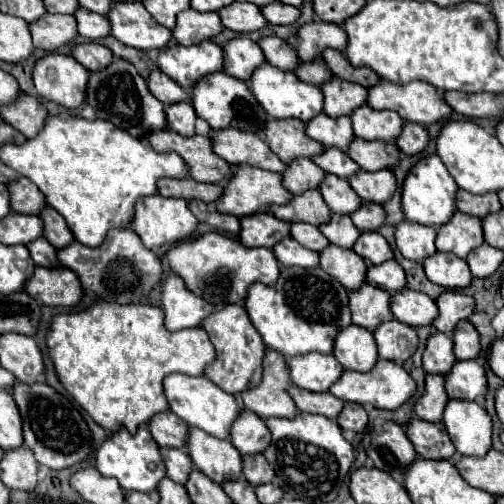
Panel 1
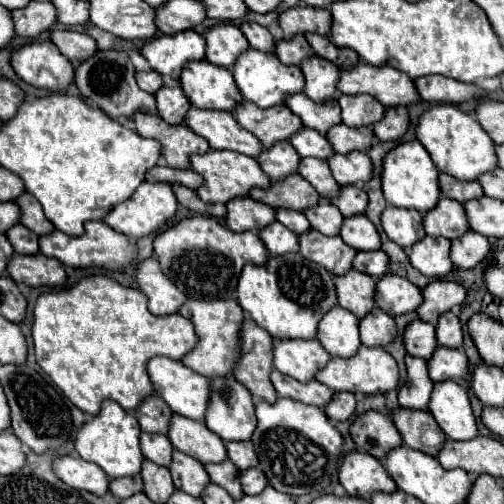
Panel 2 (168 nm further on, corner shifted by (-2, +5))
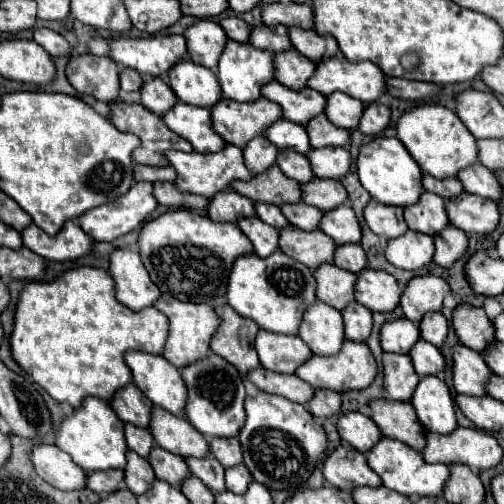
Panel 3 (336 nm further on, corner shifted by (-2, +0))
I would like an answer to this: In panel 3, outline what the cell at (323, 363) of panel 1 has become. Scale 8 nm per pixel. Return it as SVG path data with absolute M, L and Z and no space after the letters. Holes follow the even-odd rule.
M258 330L254 348L264 368L282 374L294 374L312 356L312 350L298 336L270 334L266 330Z

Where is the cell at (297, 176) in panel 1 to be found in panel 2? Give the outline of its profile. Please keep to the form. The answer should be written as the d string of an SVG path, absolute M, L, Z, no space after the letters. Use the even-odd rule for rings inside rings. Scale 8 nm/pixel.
M280 141L272 149L266 149L262 153L258 157L258 163L260 163L260 167L264 169L264 173L272 181L282 181L288 175L298 173L300 157L298 157L298 151L292 149L290 141Z

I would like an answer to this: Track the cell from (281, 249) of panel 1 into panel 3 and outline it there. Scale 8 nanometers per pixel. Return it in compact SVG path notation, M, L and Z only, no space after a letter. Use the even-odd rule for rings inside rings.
M242 218L242 222L236 224L252 242L256 256L266 258L278 250L278 230L264 224L260 218Z

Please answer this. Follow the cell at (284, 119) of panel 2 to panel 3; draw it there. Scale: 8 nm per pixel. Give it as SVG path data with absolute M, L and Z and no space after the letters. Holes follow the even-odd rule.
M222 98L210 108L210 116L212 130L218 136L238 148L244 148L254 136L262 136L272 122L280 120L282 110L266 98L258 98L258 102L234 102Z

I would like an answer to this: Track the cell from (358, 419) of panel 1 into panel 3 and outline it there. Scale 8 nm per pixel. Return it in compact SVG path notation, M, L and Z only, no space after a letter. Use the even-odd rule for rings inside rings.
M314 390L314 396L306 404L306 408L314 418L324 420L324 416L340 412L340 394L334 390Z

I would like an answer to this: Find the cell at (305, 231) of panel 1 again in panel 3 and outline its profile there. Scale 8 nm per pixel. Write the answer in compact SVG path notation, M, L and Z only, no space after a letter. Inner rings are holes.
M256 202L256 204L254 204L254 210L256 210L256 216L258 216L262 222L266 222L266 224L270 224L270 226L274 226L274 228L284 228L284 226L290 224L290 222L284 218L284 214L280 212L280 208L274 206L274 204Z

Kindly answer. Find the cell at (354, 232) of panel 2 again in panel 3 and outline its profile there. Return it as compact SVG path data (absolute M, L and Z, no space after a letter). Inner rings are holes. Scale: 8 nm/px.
M338 206L330 212L324 212L320 230L334 238L336 244L358 244L360 242L360 224L350 206Z

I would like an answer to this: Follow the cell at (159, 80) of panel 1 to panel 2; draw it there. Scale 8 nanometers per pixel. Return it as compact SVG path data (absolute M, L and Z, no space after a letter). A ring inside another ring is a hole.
M148 71L148 73L136 73L136 81L140 85L140 89L148 93L156 93L158 89L162 89L164 81L156 71Z

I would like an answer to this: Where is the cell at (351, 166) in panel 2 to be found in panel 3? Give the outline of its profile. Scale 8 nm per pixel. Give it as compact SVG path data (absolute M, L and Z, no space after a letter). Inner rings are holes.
M324 146L324 148L312 148L310 154L306 154L310 160L310 166L318 178L340 178L350 168L350 154L348 150L340 146Z

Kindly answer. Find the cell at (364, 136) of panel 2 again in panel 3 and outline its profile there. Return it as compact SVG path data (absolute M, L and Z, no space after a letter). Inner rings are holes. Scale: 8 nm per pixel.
M324 114L314 116L306 124L306 132L310 138L312 148L324 148L324 146L346 146L350 142L350 132L344 128L334 126Z

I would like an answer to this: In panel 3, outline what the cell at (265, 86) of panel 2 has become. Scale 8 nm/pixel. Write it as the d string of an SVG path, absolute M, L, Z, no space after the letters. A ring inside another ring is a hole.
M226 40L222 56L218 60L218 82L222 88L222 96L236 102L254 102L258 100L260 88L274 80L272 54L268 50L258 50L252 44L238 44L234 40Z

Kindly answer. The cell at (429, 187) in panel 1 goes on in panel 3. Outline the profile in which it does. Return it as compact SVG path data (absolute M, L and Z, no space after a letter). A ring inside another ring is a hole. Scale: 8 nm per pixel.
M378 136L368 144L360 146L358 160L356 160L356 170L360 184L368 190L368 194L390 206L410 206L416 204L422 192L422 170L414 162L414 158L408 154L408 150L402 146L398 138L388 138L388 136Z

